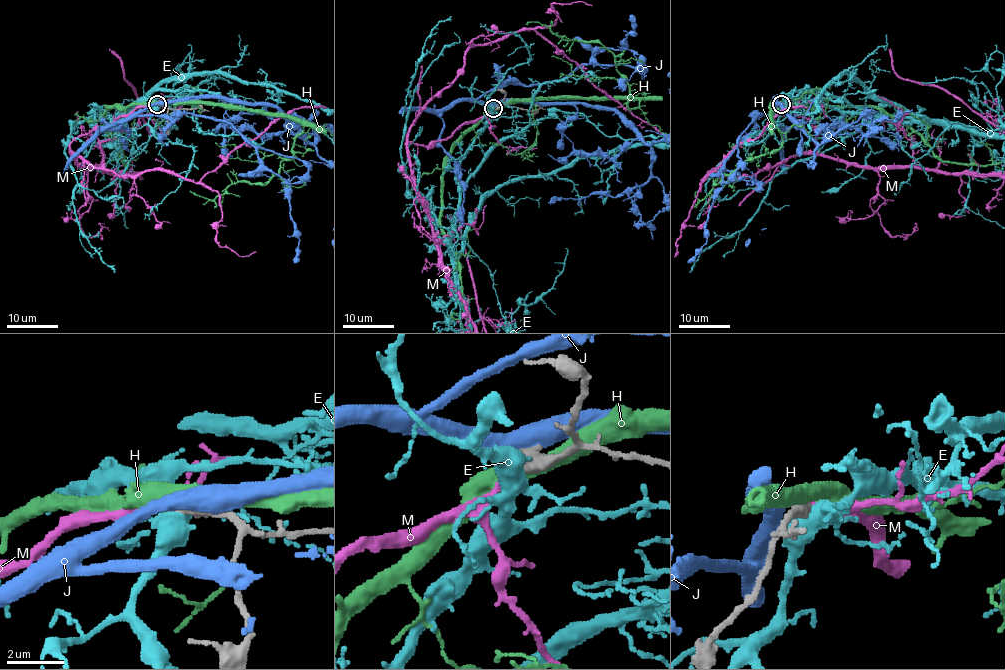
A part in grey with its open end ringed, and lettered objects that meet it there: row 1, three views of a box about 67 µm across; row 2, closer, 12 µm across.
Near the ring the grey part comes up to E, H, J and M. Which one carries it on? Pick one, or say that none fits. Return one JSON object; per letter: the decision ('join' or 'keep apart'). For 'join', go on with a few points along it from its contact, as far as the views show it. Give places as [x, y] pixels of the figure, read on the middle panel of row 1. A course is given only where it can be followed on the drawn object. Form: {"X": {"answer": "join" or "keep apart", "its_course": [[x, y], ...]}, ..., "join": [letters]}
{"E": {"answer": "keep apart"}, "H": {"answer": "keep apart"}, "J": {"answer": "keep apart"}, "M": {"answer": "join"}, "join": ["M"]}

